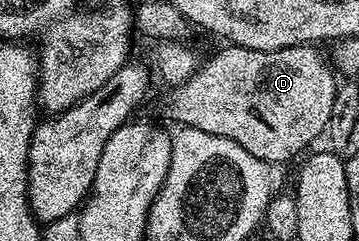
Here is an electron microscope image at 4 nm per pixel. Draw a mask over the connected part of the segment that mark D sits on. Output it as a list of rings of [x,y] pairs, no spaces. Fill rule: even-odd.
[[[230,44],[221,48],[225,49],[219,50],[206,65],[204,62],[194,69],[187,80],[168,90],[165,113],[178,121],[178,126],[207,131],[207,135],[223,135],[223,139],[239,143],[243,151],[251,151],[255,159],[266,163],[289,161],[296,153],[304,154],[310,148],[308,145],[328,130],[339,81],[326,54],[324,57],[317,50],[320,48],[312,44],[283,47],[279,51],[255,51]]]

